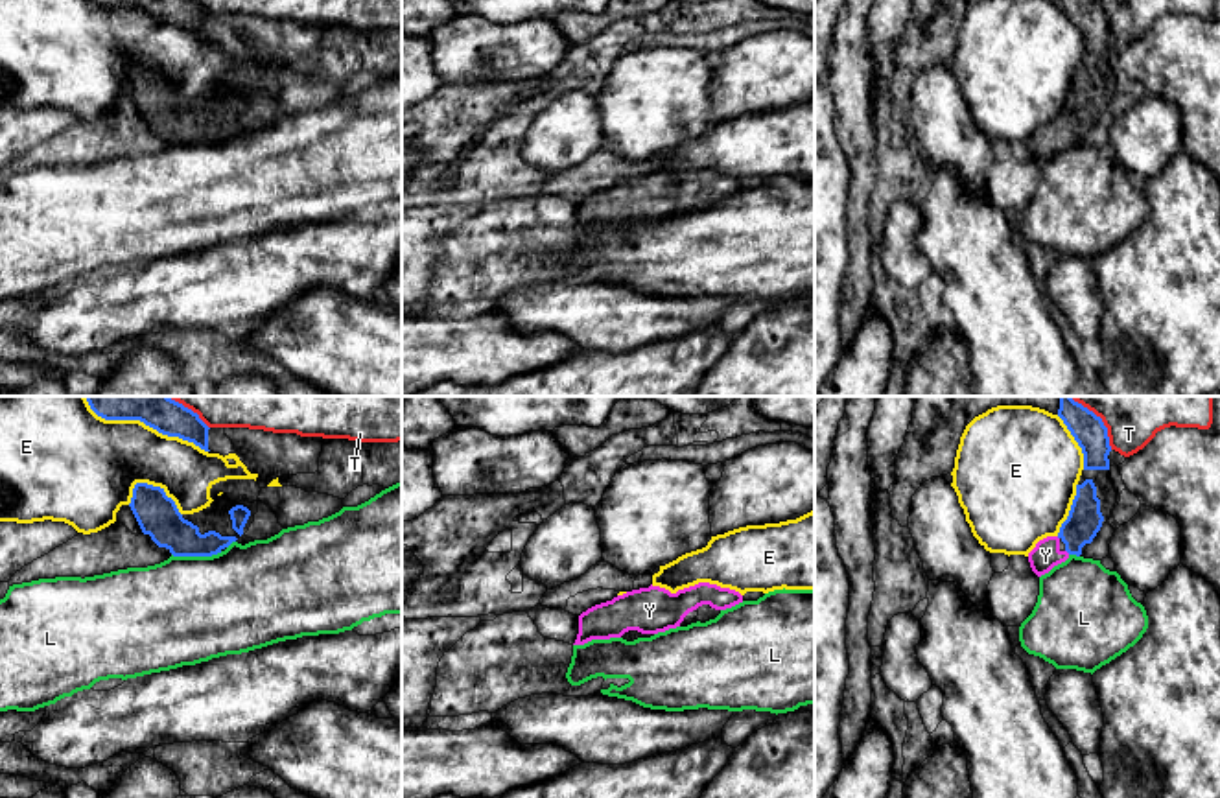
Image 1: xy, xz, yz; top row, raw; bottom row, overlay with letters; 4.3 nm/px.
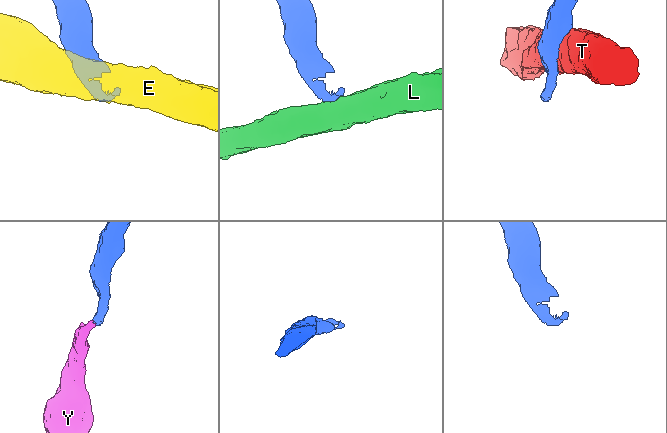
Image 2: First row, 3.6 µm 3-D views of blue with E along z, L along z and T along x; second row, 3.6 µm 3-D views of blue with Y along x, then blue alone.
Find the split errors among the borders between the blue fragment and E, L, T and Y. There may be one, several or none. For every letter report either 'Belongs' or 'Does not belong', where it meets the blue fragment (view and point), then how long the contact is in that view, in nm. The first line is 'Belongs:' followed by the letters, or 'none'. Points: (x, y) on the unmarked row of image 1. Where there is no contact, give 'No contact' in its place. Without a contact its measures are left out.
Belongs: Y
E: Does not belong. Touches blue at xy (152, 13). Shared border 500 nm
L: Does not belong. Touches blue at xy (196, 142). Shared border 220 nm
T: Does not belong. Touches blue at yz (1106, 17). Shared border 180 nm
Y: Belongs. Touches blue at yz (1067, 139). Shared border 30 nm

